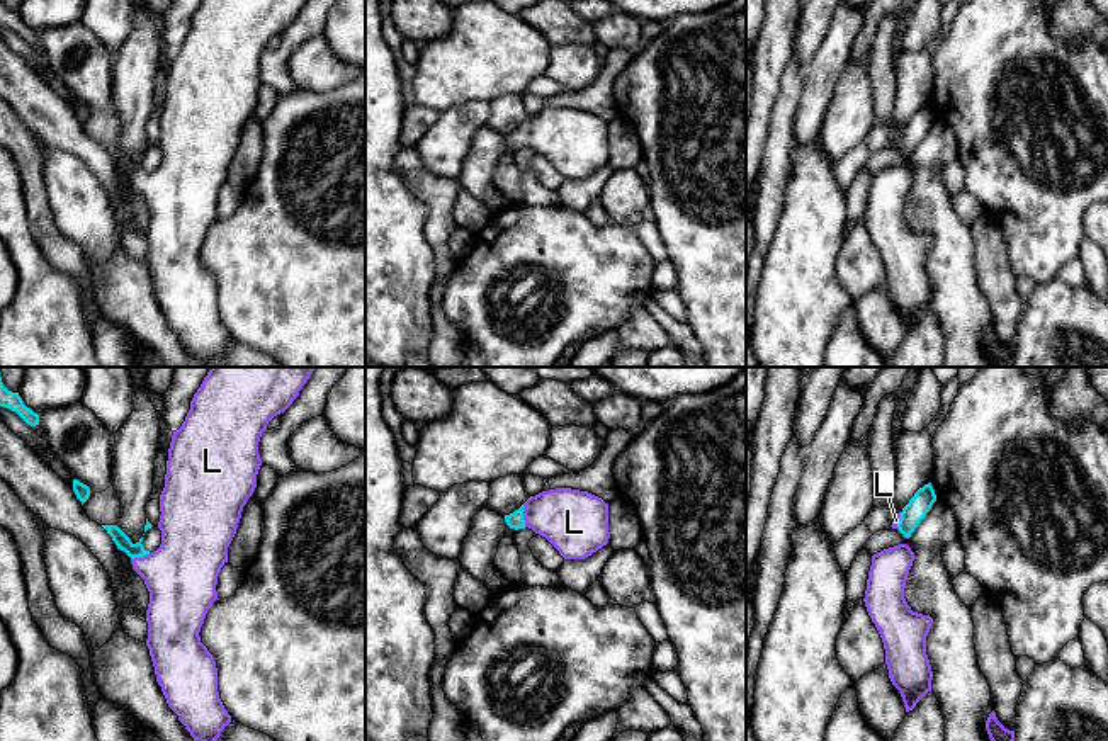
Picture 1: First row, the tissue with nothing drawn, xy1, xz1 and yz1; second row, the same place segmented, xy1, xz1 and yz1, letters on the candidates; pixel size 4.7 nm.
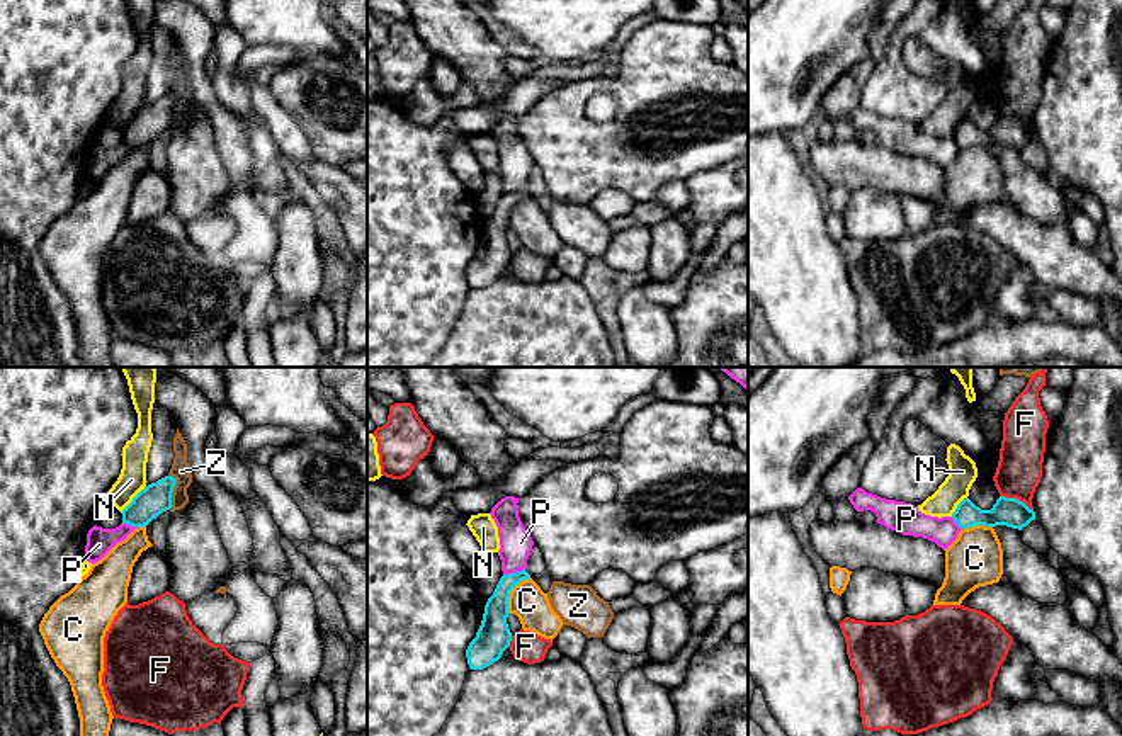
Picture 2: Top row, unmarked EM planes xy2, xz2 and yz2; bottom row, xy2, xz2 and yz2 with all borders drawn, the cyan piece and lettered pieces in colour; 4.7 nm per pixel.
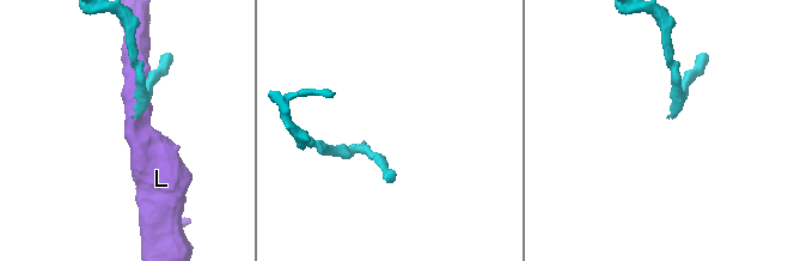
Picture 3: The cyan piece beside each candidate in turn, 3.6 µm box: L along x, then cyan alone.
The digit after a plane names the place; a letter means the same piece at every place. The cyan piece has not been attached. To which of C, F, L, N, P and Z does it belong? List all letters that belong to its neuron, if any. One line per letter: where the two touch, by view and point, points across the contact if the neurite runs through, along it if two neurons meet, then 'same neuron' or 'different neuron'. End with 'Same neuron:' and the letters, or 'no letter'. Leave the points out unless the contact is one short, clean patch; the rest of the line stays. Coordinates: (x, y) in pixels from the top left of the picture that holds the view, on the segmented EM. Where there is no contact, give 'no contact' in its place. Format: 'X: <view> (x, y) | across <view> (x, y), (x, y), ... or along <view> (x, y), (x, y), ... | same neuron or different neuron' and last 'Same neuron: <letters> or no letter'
C: xz2 (510, 590) | along xz2 (529, 577), (521, 580), (510, 592), (509, 612) | different neuron
F: yz2 (1015, 498) | along yz2 (1000, 495), (1019, 498), (1032, 510) | different neuron
L: xz1 (522, 515) | same neuron
N: xy2 (133, 498) | along xy2 (145, 485), (121, 512) | different neuron
P: xz2 (514, 573) | along xz2 (524, 568), (504, 575) | different neuron
Z: xy2 (172, 492) | along xy2 (170, 475), (175, 483), (169, 509) | different neuron
Same neuron: L

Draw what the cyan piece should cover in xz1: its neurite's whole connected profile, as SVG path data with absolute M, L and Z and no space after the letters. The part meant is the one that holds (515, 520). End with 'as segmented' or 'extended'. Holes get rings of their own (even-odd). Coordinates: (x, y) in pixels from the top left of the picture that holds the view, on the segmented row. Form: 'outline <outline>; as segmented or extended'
outline M556 488L530 496L518 510L505 515L510 529L532 529L546 537L564 559L585 559L608 544L608 503L579 489Z; extended

